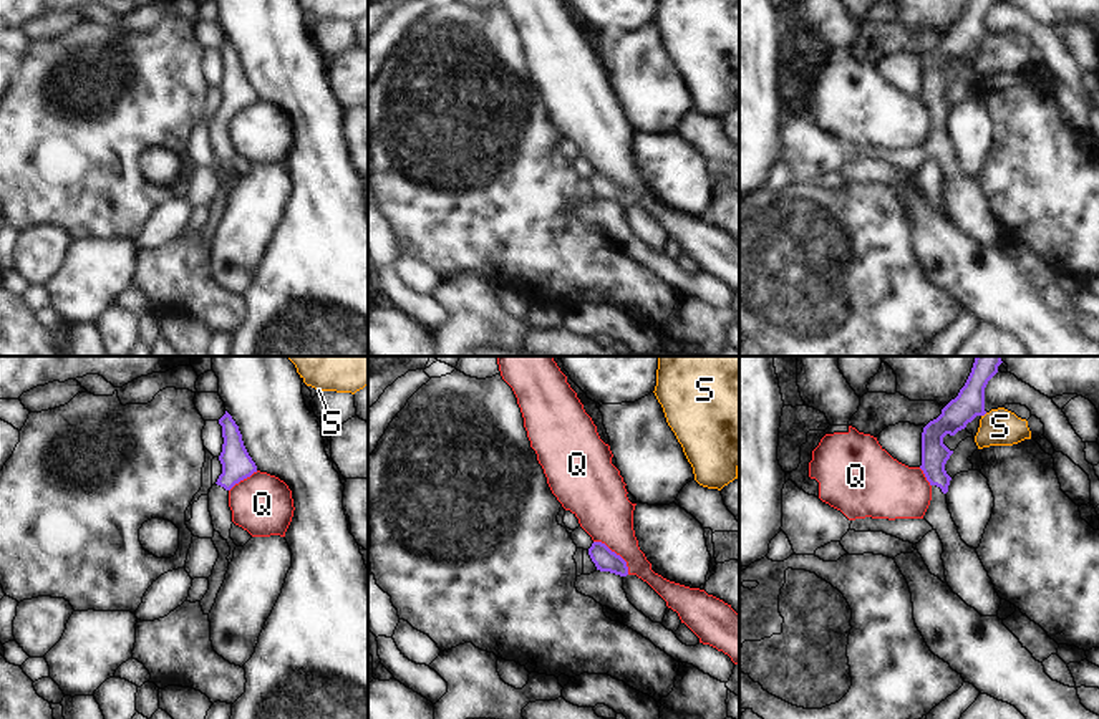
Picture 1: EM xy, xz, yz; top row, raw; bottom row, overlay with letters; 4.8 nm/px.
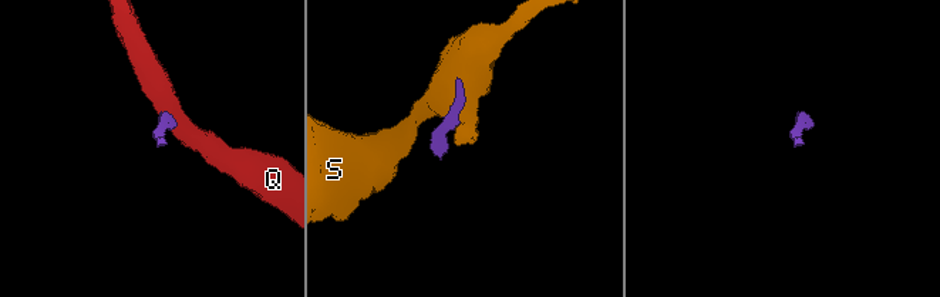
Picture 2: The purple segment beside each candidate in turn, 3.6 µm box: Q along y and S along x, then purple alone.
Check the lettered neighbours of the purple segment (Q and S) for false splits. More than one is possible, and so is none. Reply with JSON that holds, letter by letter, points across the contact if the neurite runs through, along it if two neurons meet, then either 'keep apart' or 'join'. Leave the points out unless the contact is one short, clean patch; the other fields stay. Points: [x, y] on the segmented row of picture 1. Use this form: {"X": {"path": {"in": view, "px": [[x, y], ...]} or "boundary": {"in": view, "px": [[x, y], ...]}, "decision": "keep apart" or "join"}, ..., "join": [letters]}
{"Q": {"boundary": {"in": "xz", "px": [[594, 540], [600, 540], [614, 550], [625, 562], [629, 574]]}, "decision": "keep apart"}, "S": {"boundary": {"in": "yz", "px": [[987, 413], [982, 416]]}, "decision": "keep apart"}, "join": []}

